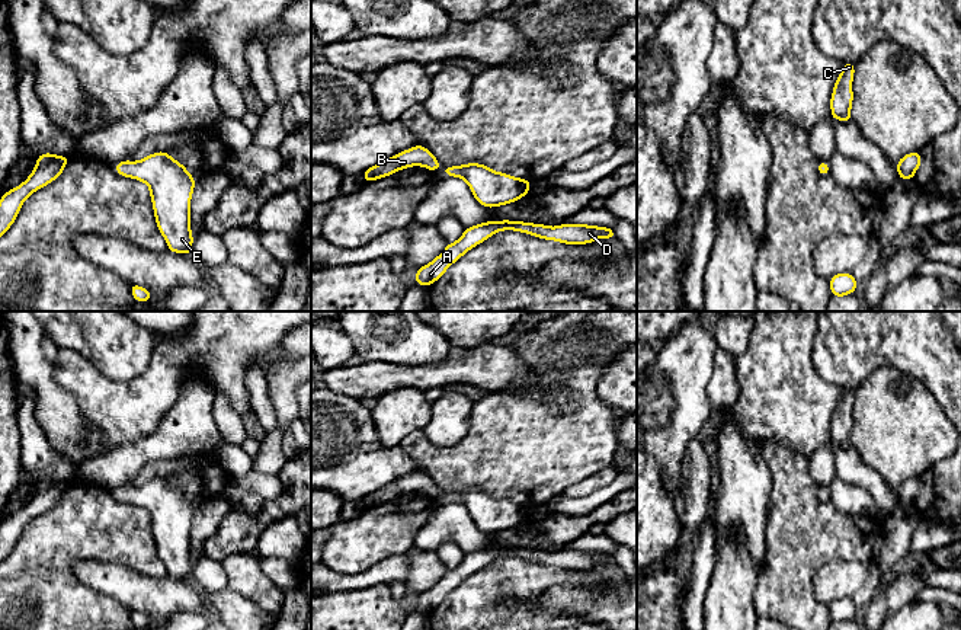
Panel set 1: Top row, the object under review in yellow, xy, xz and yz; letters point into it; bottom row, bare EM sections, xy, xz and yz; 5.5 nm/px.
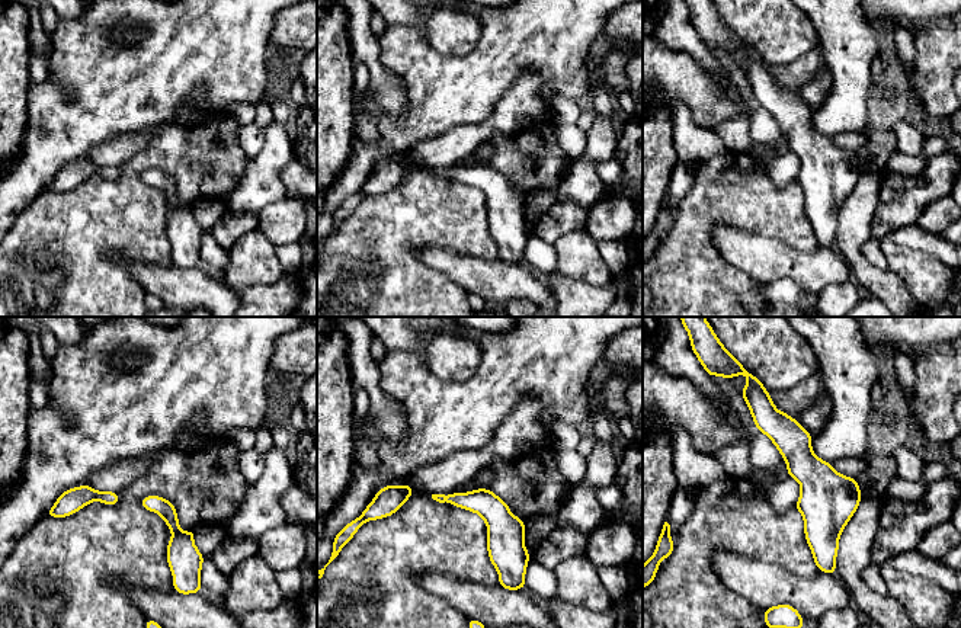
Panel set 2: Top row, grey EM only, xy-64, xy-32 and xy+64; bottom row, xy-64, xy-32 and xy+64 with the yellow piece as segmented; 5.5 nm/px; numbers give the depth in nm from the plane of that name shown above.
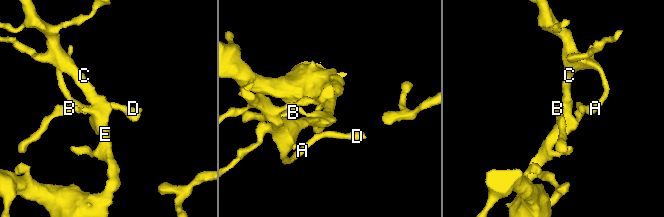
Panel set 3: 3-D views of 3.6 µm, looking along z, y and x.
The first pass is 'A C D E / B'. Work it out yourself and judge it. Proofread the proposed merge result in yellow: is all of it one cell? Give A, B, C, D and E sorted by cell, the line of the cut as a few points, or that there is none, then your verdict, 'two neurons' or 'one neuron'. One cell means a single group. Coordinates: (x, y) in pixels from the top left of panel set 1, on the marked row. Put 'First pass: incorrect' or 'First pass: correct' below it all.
A B C D E | no cut | one neuron
First pass: incorrect

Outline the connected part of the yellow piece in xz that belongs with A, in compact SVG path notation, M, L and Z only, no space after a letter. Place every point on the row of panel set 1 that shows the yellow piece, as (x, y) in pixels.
M510 220L486 221L473 227L465 227L464 234L455 243L448 243L445 250L430 263L417 268L414 282L430 287L470 249L486 242L494 233L504 230L528 233L539 239L554 240L564 244L587 244L598 239L616 239L612 227L605 228L587 224L560 224L557 227L550 227L544 224Z

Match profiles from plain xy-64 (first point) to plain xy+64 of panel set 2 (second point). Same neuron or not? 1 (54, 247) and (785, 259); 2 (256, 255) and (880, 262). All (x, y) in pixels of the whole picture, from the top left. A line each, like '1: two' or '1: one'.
1: two
2: two

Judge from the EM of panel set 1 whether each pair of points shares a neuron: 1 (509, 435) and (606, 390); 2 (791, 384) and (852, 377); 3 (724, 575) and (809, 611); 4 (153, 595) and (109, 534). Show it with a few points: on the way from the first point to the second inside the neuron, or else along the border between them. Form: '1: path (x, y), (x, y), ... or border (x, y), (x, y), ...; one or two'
1: border (611, 363), (598, 383), (598, 396), (609, 408); two
2: border (811, 348), (813, 368), (826, 381), (845, 387); two
3: border (761, 575), (753, 598), (756, 614); two
4: border (102, 562), (118, 562), (151, 576), (166, 575); two

